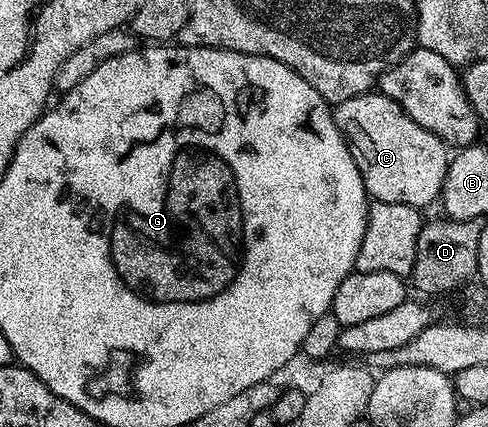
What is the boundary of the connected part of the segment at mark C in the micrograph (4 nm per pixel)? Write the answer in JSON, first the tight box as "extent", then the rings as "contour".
{"extent":[333,91,448,205],"contour":[[[380,91],[361,93],[333,106],[334,122],[350,148],[367,194],[374,201],[430,205],[442,196],[448,146],[432,131],[420,127],[392,99]]]}

